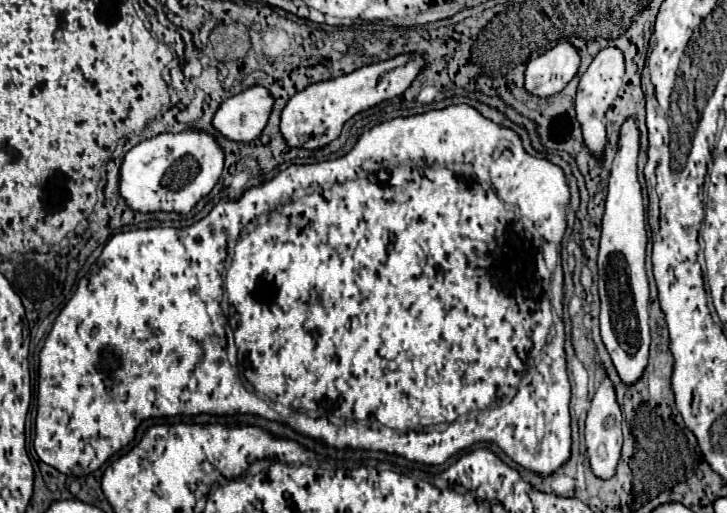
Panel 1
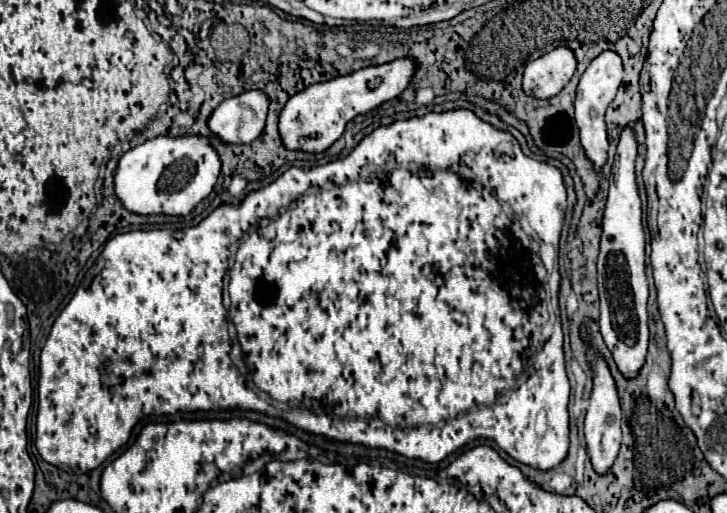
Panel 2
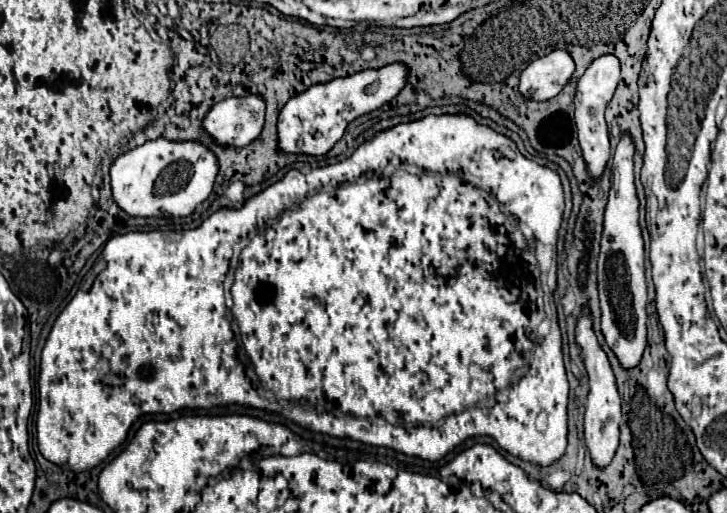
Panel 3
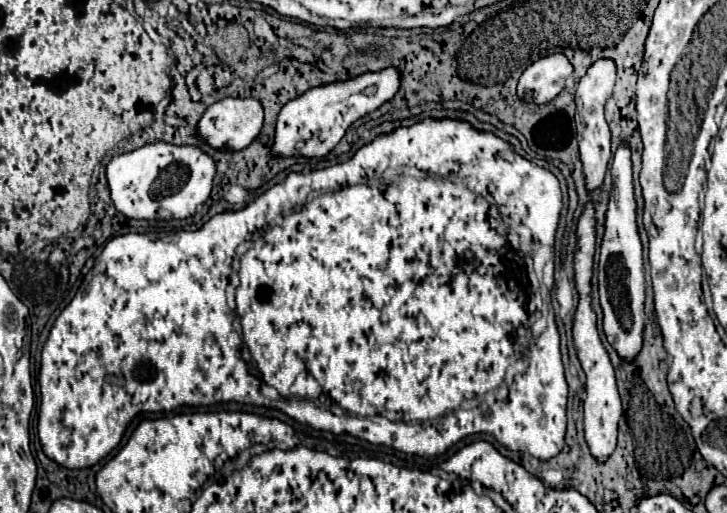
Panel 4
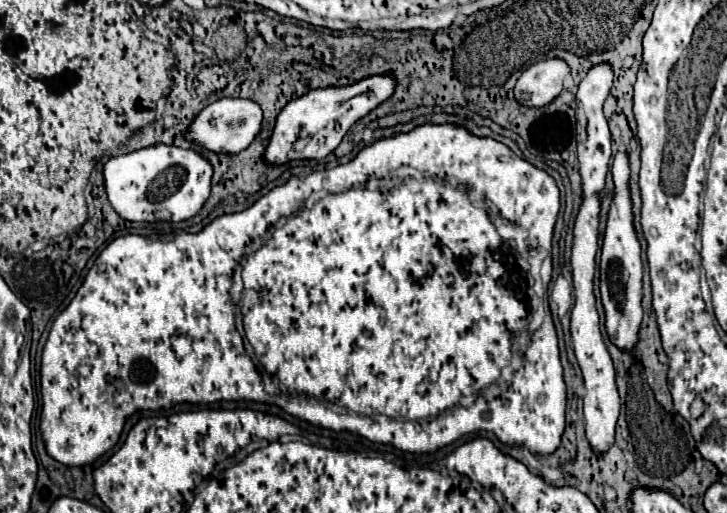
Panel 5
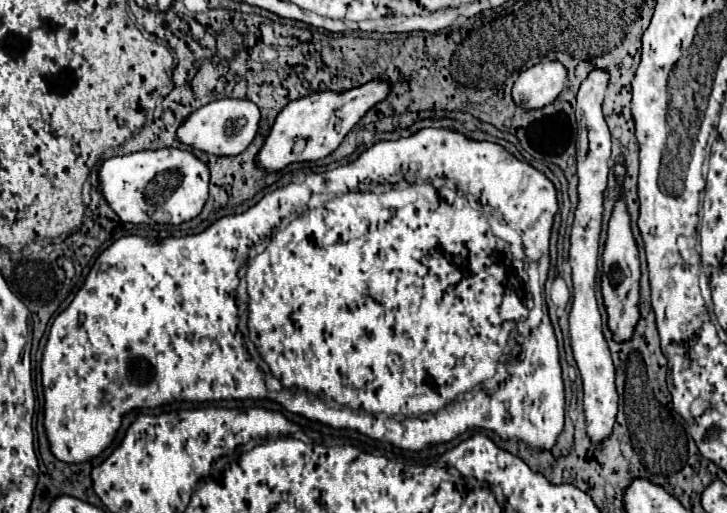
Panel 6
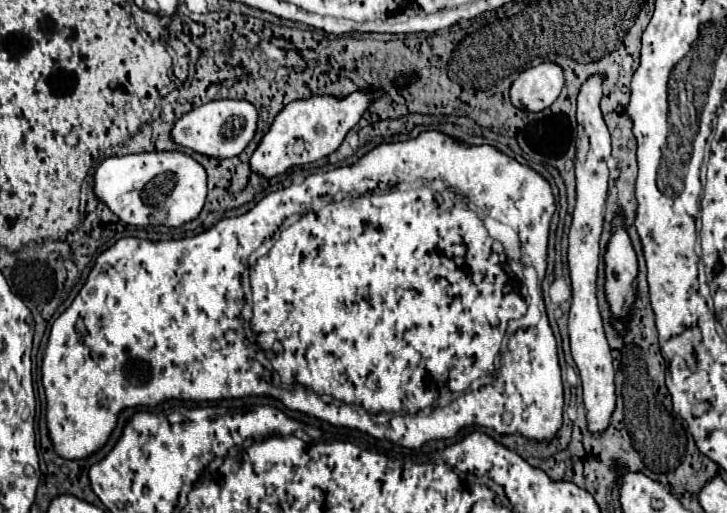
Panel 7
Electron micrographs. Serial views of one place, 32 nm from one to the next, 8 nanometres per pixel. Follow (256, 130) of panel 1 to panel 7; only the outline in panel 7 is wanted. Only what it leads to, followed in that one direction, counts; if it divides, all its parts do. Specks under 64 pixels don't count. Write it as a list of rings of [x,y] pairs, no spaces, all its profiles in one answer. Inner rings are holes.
[[[216,100],[202,104],[190,112],[186,112],[182,118],[176,120],[174,128],[170,130],[170,138],[174,144],[188,148],[192,152],[210,156],[210,158],[234,158],[238,156],[248,142],[254,138],[256,132],[256,108],[246,100]]]

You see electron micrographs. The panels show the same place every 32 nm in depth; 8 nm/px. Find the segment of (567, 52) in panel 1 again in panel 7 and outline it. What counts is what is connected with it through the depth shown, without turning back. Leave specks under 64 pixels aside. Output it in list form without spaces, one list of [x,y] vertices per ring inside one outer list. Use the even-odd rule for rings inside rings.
[[[540,64],[524,70],[510,88],[510,100],[526,112],[542,112],[554,104],[564,86],[562,68],[556,64]]]

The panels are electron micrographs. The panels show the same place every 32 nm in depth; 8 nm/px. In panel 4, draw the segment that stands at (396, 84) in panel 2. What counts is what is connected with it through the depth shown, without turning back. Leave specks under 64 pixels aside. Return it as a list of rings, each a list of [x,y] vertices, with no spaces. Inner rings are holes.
[[[388,68],[384,72],[368,72],[364,76],[358,76],[356,80],[348,80],[348,84],[326,84],[320,88],[310,88],[302,96],[290,100],[280,110],[274,142],[270,146],[270,156],[272,158],[326,156],[342,140],[352,122],[380,108],[386,100],[390,100],[398,92],[398,86],[400,76],[396,76],[396,68]]]

